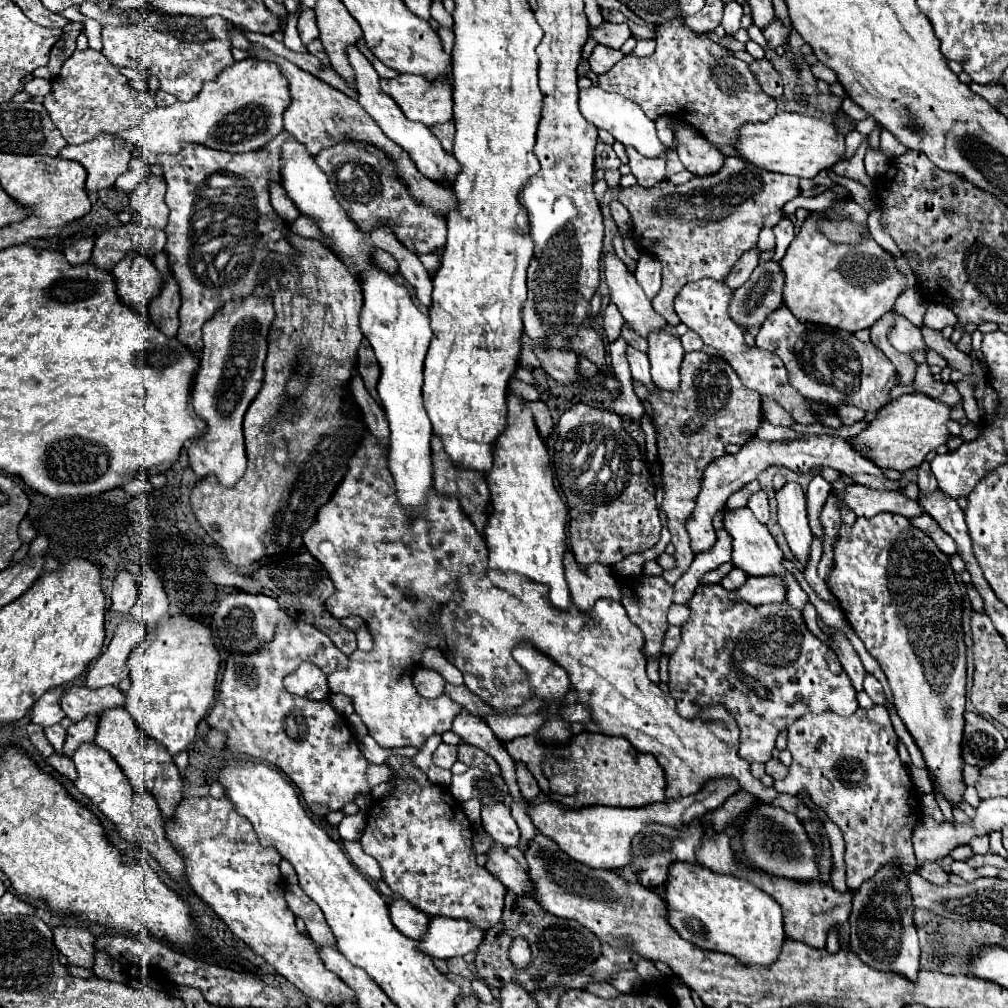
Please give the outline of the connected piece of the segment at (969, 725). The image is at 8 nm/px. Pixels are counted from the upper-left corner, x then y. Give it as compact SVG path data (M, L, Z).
M965 712L965 734L961 742L963 762L977 768L985 768L997 754L1005 750L1005 738L1001 732L983 716Z

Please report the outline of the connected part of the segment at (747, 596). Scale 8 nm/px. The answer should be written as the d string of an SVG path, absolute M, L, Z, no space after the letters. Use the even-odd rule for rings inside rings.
M749 576L747 582L733 592L751 606L785 600L785 586L783 586L781 578L777 578L777 576L761 576L761 578Z

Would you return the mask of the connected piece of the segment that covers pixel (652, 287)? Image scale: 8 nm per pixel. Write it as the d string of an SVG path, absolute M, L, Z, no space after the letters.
M641 254L635 278L639 286L645 290L647 298L655 298L661 288L661 262L657 262L657 258L649 258L649 254Z

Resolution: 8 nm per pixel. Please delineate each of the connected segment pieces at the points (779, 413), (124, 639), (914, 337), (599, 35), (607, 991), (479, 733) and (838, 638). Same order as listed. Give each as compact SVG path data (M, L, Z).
M762 398L762 409L765 418L774 426L789 427L795 423L786 410L771 398Z
M127 618L125 624L121 624L107 650L91 662L85 684L89 688L103 688L103 686L117 686L123 678L129 676L127 658L133 652L133 648L143 640L145 628L135 618Z
M903 316L897 318L897 324L889 330L889 340L895 346L895 350L899 350L903 354L911 354L911 352L919 352L919 350L927 348L925 340L921 336L921 330Z
M605 22L601 28L591 28L591 36L599 42L599 44L605 44L605 46L611 46L611 48L621 48L623 42L631 36L631 30L626 23L623 24L611 24L611 22Z
M609 982L591 984L591 986L585 986L585 990L597 994L597 996L601 996L601 998L619 998L619 996L621 996L621 992L619 992L615 986L611 986Z
M461 712L455 720L453 720L453 728L451 728L463 742L469 742L477 748L481 748L483 752L487 752L489 756L493 756L497 760L497 764L501 766L501 776L505 776L511 796L515 800L519 800L519 786L515 780L515 762L509 756L509 752L503 748L503 744L495 738L495 734L489 730L487 722L479 716L473 716L469 712Z
M833 630L833 634L831 634L831 638L833 638L833 642L835 642L835 654L839 656L839 662L843 664L843 670L847 672L847 676L851 678L851 682L853 682L853 688L857 690L857 692L861 692L863 690L863 678L865 678L865 668L863 668L863 664L861 664L861 658L857 656L857 652L853 650L853 646L849 644L849 640L847 640L847 636L841 632L841 630Z

